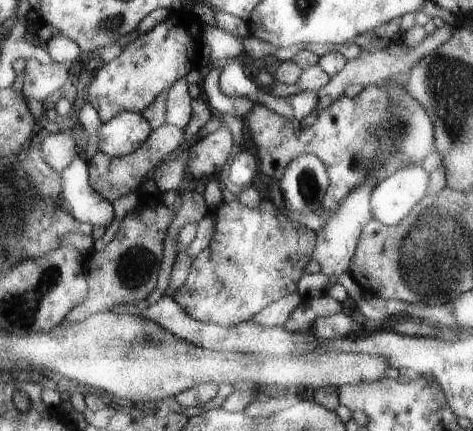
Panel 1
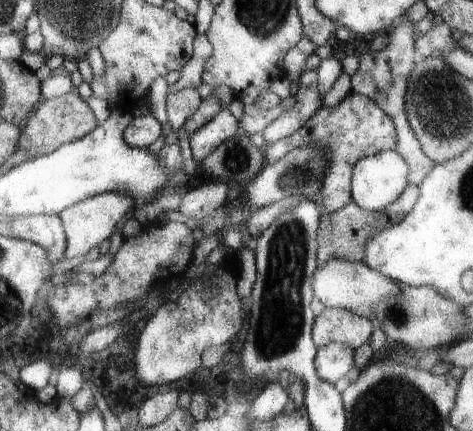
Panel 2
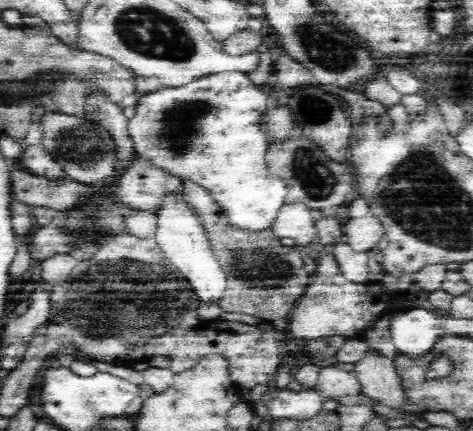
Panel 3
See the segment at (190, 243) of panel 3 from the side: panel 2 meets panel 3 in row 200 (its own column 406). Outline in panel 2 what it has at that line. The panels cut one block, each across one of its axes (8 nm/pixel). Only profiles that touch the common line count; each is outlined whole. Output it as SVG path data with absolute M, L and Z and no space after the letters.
M387 150L387 152L377 152L373 156L365 156L353 168L351 202L357 204L359 208L367 210L367 212L381 212L383 208L391 206L405 192L405 188L409 186L407 174L409 174L409 166L401 158L401 154L397 154L395 150Z

